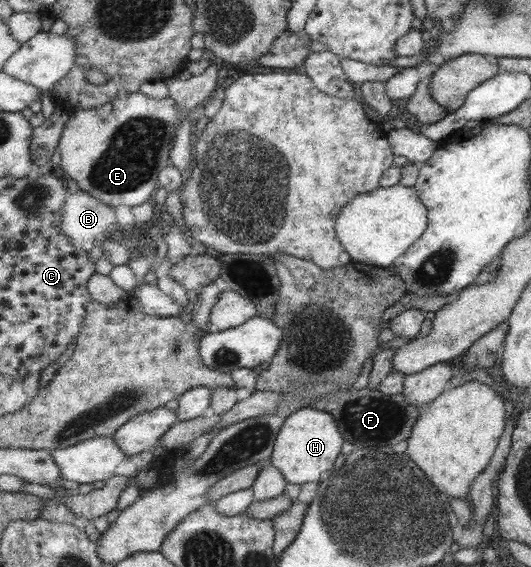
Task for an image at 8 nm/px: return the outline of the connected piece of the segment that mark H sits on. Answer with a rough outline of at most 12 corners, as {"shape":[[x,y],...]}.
{"shape":[[306,406],[268,462],[289,484],[320,481],[345,442],[332,413]]}

